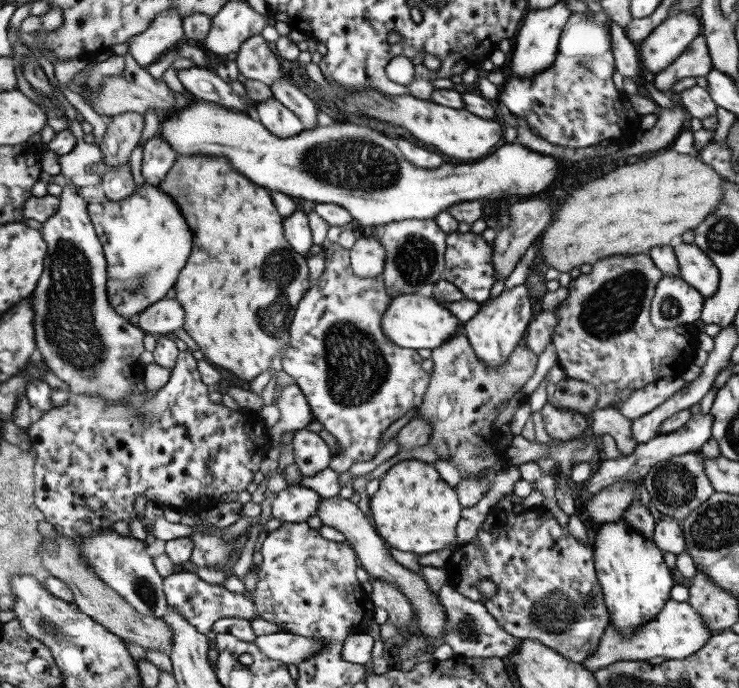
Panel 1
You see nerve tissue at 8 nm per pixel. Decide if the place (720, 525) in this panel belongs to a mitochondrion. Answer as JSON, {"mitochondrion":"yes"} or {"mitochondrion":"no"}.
{"mitochondrion":"yes"}

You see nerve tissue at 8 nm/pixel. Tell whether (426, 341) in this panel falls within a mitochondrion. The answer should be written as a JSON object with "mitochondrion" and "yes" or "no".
{"mitochondrion":"no"}

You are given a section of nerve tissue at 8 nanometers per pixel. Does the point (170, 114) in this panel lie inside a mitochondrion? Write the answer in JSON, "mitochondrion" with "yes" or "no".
{"mitochondrion":"no"}

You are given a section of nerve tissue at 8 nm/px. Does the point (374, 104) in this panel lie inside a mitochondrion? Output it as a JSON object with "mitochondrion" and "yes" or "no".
{"mitochondrion":"yes"}

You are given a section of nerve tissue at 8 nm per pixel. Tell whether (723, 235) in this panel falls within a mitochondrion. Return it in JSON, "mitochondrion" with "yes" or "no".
{"mitochondrion":"yes"}

